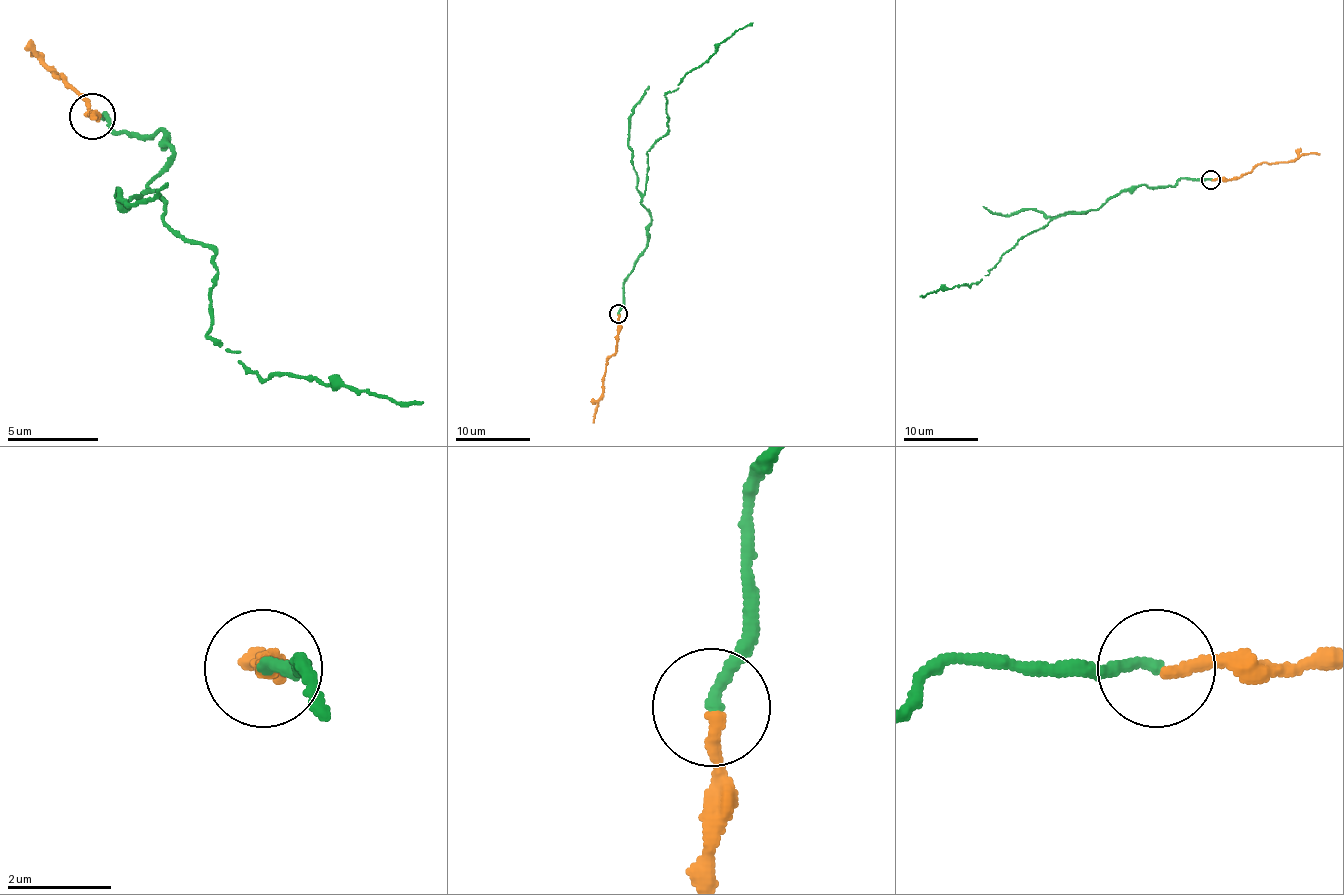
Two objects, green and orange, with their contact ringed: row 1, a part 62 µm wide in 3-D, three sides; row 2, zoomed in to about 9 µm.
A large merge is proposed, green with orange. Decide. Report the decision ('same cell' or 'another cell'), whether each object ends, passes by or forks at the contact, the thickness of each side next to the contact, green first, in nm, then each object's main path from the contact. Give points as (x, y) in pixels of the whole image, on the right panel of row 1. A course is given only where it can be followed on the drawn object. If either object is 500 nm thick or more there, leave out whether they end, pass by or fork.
same cell; green ends there; orange ends there; 240 nm thick on the green side, 240 nm on the other; green runs (1210, 179), (1180, 179), (1173, 186), (1130, 186), (1099, 209), (1052, 218), (1026, 235), (978, 281), (920, 296); orange runs (1212, 179), (1238, 179), (1264, 162), (1294, 162), (1303, 155), (1320, 155)

